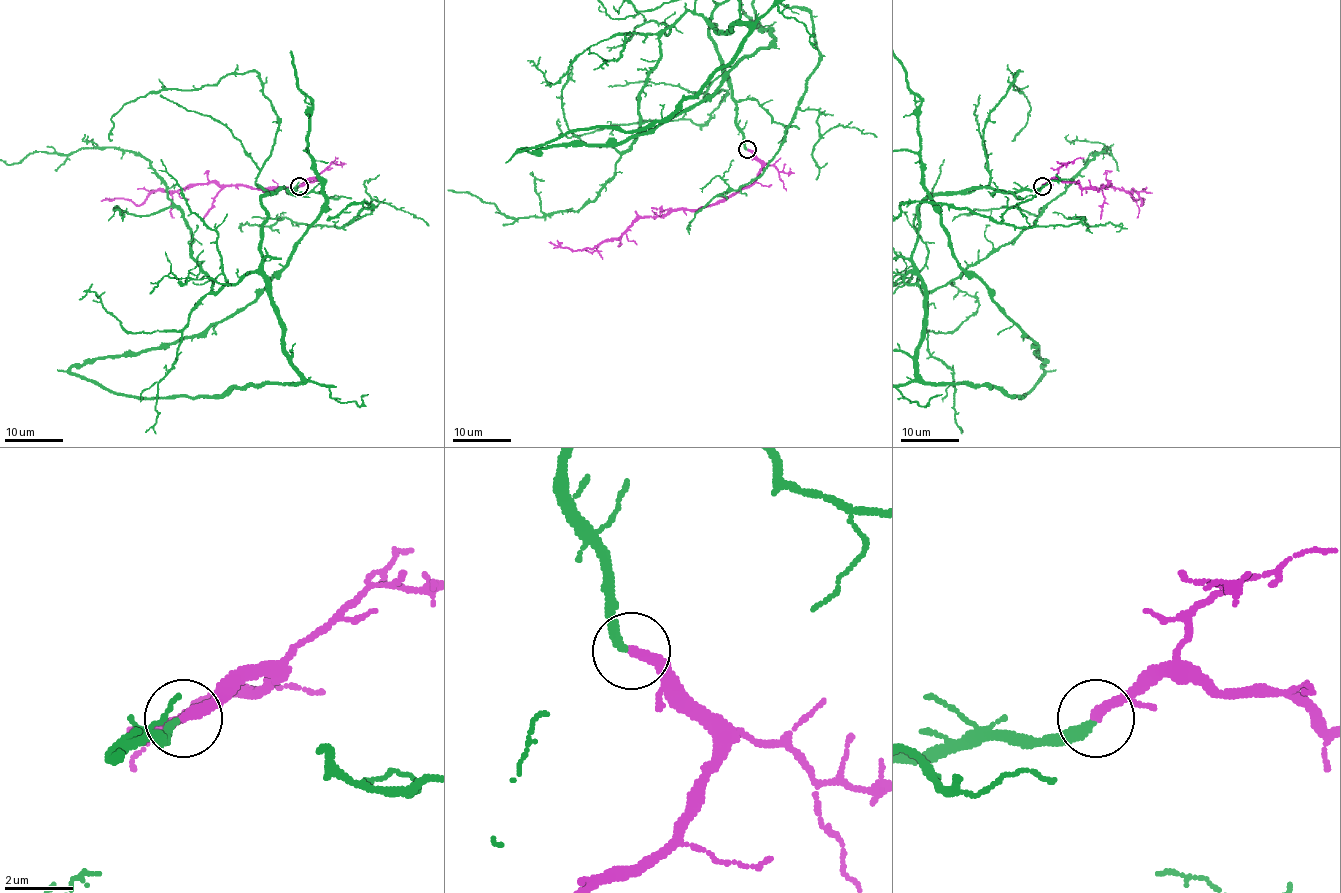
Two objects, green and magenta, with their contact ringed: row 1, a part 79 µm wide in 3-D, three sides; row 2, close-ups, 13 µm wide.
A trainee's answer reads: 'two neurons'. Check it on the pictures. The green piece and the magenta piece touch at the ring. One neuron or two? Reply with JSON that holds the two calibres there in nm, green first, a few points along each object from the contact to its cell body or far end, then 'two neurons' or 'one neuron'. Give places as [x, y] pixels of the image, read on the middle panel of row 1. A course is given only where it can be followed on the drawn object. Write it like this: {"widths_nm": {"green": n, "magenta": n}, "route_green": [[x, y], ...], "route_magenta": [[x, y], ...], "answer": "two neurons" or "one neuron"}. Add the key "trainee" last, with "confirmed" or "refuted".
{"widths_nm": {"green": 260, "magenta": 300}, "route_green": [[747, 150], [709, 18], [747, 39], [667, 116], [518, 150], [649, 134], [773, 40]], "route_magenta": [[747, 150], [761, 164], [760, 175], [713, 204], [639, 217], [618, 237], [591, 248], [570, 250], [548, 242]], "answer": "one neuron", "trainee": "refuted"}

